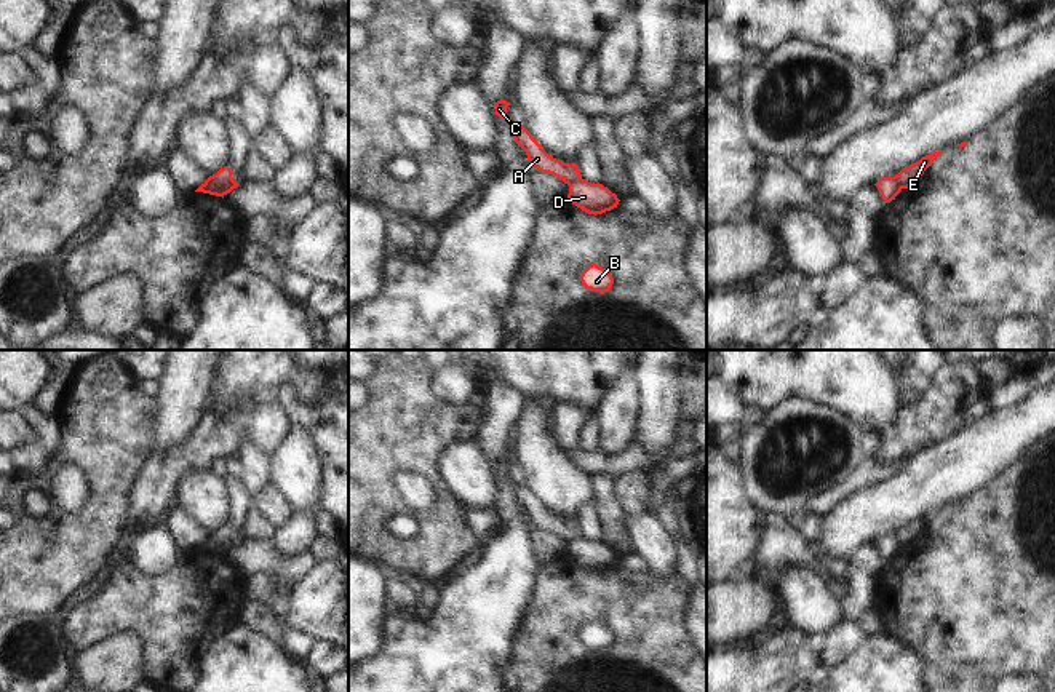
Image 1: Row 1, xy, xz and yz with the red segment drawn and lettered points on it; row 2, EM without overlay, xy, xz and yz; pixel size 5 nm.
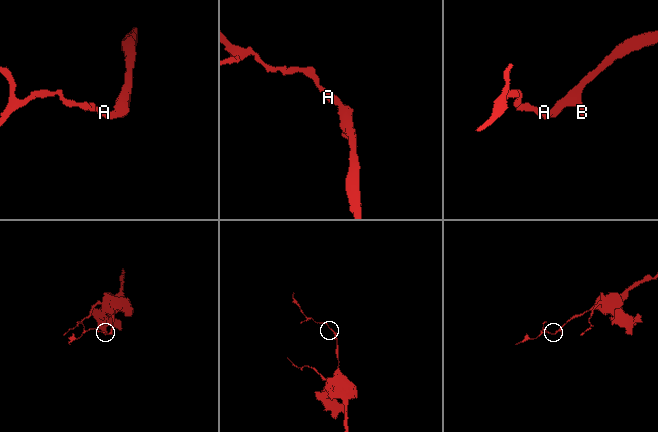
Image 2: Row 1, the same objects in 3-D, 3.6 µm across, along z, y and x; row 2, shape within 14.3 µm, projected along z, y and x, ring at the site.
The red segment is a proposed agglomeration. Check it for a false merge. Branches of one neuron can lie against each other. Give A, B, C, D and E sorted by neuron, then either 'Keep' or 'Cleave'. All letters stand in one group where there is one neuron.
Groups: A C / B D E. Cleave

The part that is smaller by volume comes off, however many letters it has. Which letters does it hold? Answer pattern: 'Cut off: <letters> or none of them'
Cut off: A, C

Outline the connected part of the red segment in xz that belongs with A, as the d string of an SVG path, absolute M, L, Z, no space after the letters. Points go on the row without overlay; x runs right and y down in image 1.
M504 457L494 460L496 465L494 471L510 484L515 500L526 510L531 523L545 532L558 535L567 543L572 542L575 537L580 537L582 532L575 521L569 523L553 516L542 507L542 503L532 495L532 492L524 484L513 483L508 478L507 473L508 463L510 460Z

